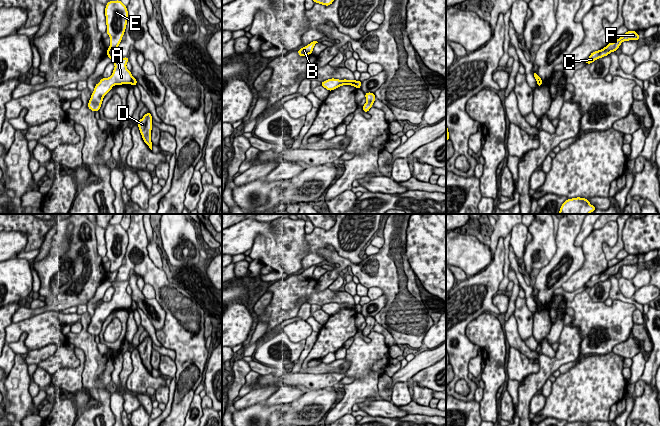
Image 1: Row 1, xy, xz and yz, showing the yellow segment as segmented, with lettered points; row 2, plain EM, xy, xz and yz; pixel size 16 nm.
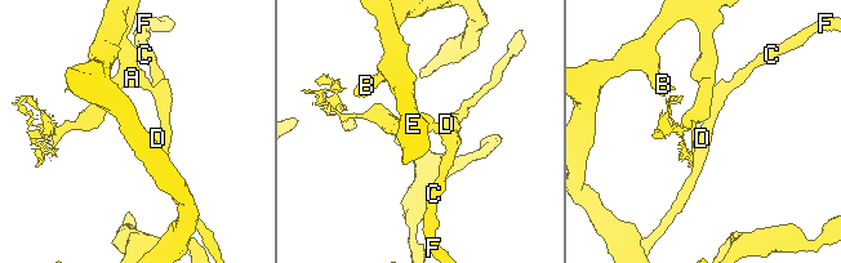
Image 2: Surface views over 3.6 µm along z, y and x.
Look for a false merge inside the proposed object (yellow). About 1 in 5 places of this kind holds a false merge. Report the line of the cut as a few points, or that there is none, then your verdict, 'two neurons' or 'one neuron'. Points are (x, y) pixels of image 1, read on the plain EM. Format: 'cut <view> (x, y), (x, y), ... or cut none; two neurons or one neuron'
cut xy (133, 301), (130, 307); two neurons

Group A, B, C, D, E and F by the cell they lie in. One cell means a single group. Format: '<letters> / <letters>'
A B E / C D F

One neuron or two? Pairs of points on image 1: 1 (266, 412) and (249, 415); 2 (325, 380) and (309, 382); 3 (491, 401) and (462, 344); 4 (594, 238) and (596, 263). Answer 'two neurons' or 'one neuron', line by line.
1: one neuron
2: one neuron
3: two neurons
4: one neuron

